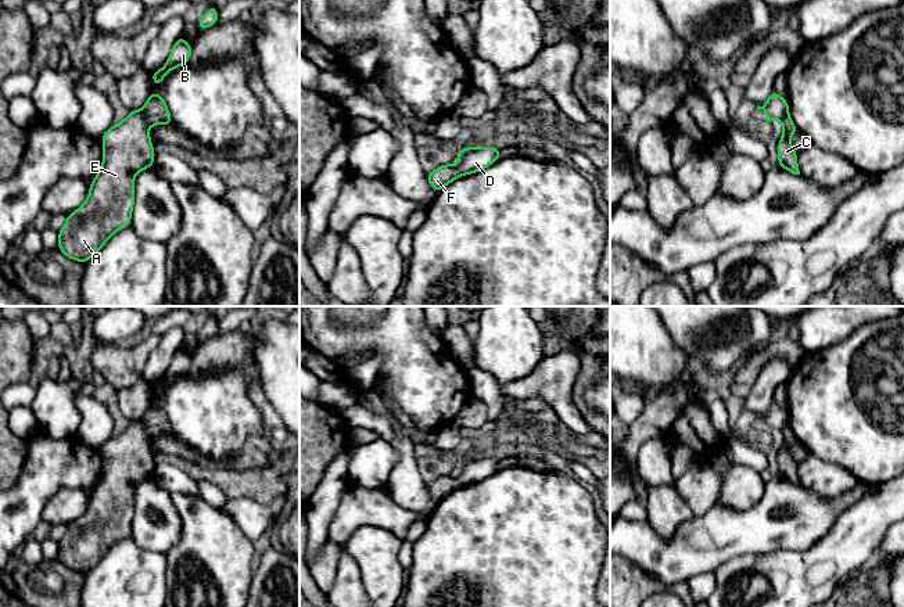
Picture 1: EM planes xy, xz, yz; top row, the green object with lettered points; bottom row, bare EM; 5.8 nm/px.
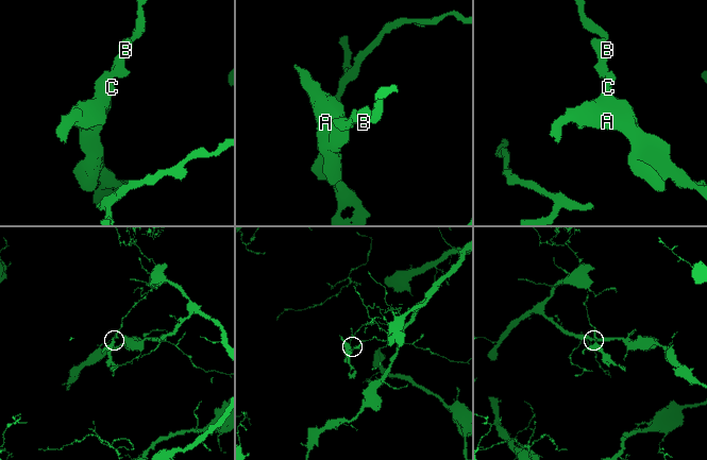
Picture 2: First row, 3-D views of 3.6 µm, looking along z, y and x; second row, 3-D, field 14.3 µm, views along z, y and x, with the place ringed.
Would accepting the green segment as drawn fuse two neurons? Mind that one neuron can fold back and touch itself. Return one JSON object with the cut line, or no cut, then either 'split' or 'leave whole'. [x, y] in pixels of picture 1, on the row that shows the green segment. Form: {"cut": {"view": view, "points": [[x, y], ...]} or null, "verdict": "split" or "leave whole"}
{"cut": {"view": "xy", "points": [[142, 110], [151, 124]]}, "verdict": "split"}

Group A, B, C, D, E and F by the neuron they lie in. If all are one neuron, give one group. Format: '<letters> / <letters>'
A C E F / B D

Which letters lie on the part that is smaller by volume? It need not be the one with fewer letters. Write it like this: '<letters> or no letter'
A, C, E, F

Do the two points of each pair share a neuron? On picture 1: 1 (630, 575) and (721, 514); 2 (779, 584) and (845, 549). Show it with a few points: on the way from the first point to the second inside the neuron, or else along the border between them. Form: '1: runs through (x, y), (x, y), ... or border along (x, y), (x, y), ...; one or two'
1: border along (624, 557), (667, 586); two
2: runs through (796, 582), (810, 577), (828, 563); one

